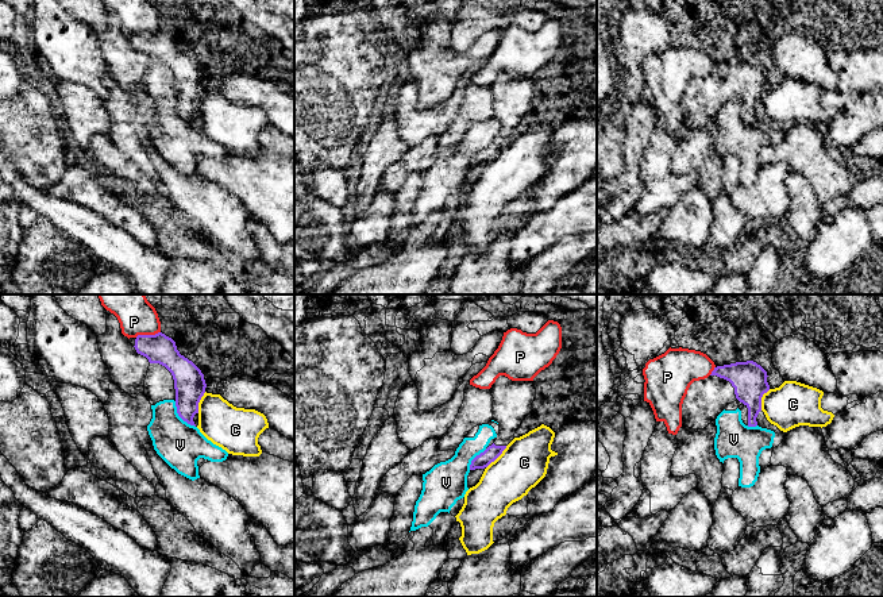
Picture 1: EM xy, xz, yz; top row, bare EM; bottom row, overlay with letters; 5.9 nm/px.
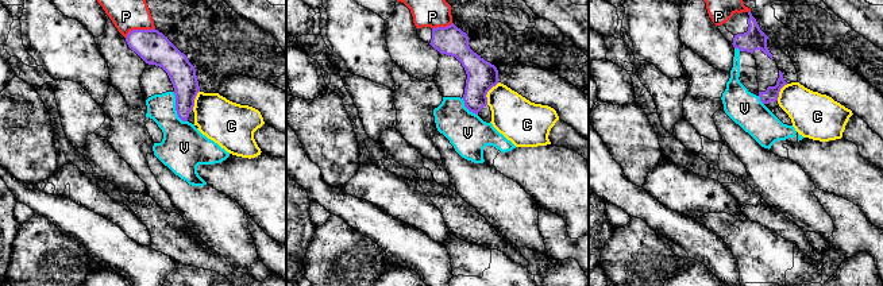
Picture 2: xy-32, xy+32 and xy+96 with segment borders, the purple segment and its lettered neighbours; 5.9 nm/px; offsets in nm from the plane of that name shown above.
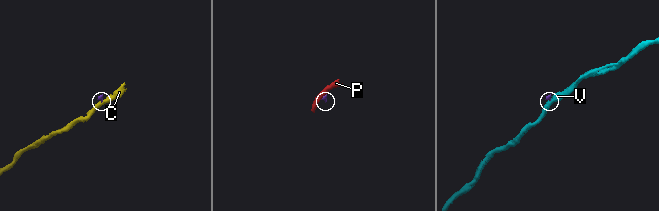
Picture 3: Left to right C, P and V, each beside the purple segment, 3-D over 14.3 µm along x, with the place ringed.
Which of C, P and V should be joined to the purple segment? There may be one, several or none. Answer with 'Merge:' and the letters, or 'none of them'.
Merge: none of them

